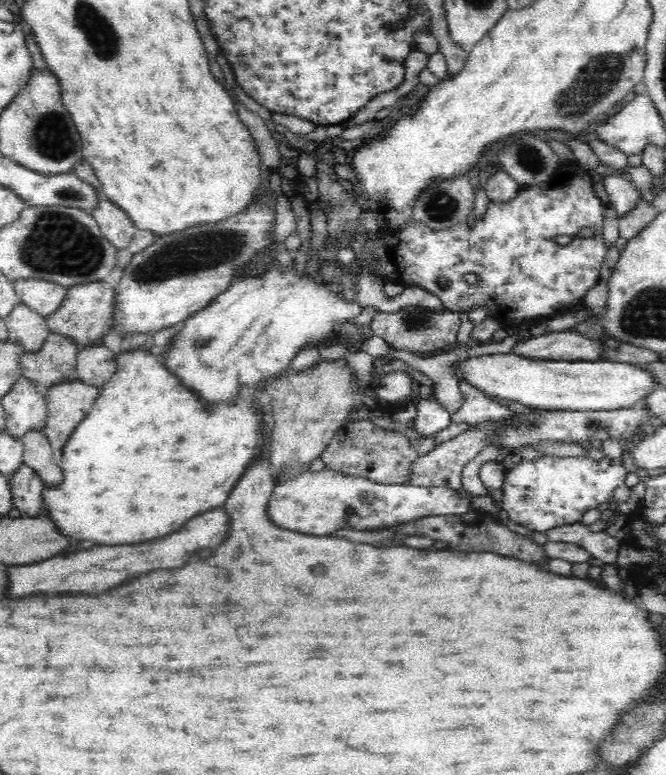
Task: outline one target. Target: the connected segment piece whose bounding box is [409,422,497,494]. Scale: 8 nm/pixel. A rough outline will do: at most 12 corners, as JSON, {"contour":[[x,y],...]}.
{"contour":[[497,424],[444,442],[412,464],[413,486],[462,489],[462,469],[497,436]]}

